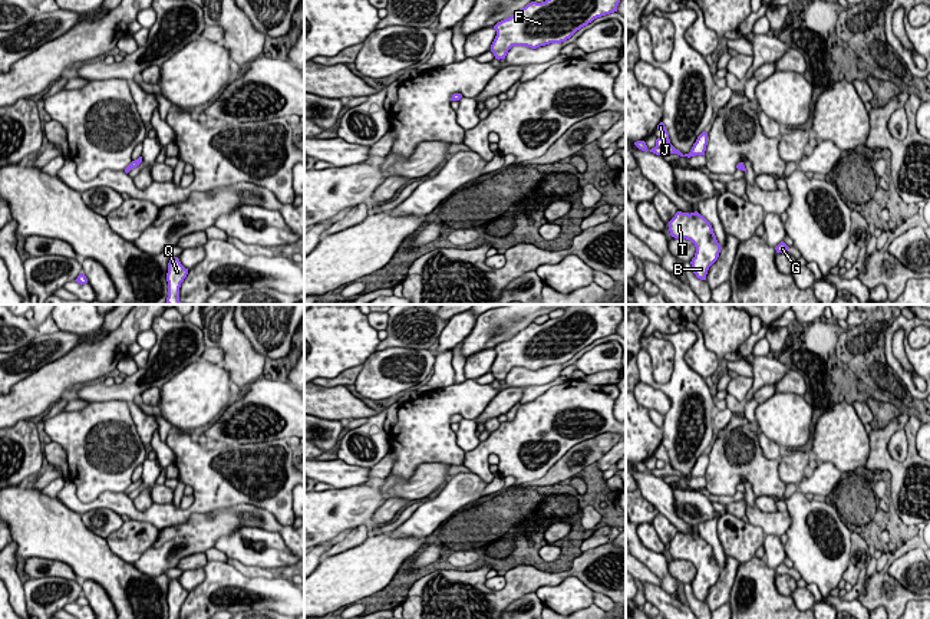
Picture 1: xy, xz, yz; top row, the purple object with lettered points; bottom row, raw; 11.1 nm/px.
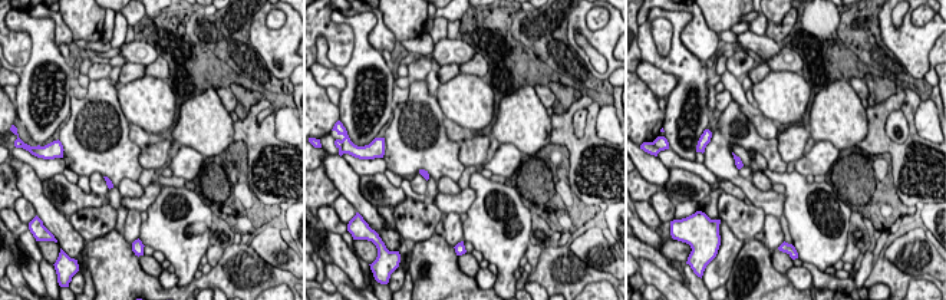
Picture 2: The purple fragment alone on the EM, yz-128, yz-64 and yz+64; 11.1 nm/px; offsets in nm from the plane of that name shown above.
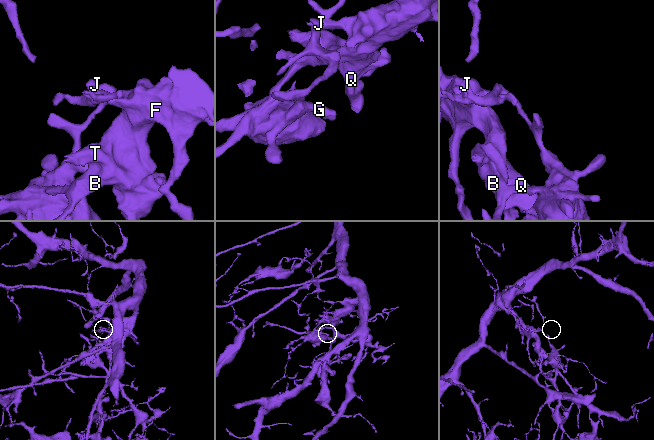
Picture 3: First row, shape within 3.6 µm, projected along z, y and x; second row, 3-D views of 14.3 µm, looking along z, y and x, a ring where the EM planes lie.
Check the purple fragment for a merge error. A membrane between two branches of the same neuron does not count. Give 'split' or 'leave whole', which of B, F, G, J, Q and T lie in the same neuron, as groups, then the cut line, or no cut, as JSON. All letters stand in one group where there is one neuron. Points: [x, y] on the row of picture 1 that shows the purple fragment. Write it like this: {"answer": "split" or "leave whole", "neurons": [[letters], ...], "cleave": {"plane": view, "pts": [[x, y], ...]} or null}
{"answer": "split", "neurons": [["B", "F", "J", "Q", "T"], ["G"]], "cleave": {"plane": "yz", "pts": [[738, 167], [744, 168]]}}

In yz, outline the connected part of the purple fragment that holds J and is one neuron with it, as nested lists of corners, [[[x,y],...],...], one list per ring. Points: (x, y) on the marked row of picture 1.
[[[660,122],[657,125],[657,129],[663,131],[667,136],[664,139],[663,138],[657,138],[656,139],[656,146],[652,148],[650,152],[653,152],[656,155],[677,154],[680,157],[687,157],[687,158],[695,157],[695,155],[705,155],[706,145],[708,145],[708,132],[702,132],[698,136],[696,142],[693,144],[690,152],[683,155],[679,149],[676,149],[670,144],[669,134],[667,134],[667,129],[666,129],[663,122]]]

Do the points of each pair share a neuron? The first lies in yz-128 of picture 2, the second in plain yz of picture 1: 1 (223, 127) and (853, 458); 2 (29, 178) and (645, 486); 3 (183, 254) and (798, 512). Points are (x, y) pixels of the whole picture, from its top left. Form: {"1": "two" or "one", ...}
{"1": "one", "2": "one", "3": "one"}

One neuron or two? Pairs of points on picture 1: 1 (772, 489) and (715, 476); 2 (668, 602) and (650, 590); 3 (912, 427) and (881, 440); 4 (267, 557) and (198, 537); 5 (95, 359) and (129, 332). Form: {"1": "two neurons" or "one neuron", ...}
{"1": "one neuron", "2": "one neuron", "3": "one neuron", "4": "two neurons", "5": "one neuron"}

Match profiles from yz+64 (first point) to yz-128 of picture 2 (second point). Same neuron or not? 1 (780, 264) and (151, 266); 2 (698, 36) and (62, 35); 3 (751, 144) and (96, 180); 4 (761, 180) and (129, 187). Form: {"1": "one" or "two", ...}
{"1": "one", "2": "one", "3": "two", "4": "one"}

